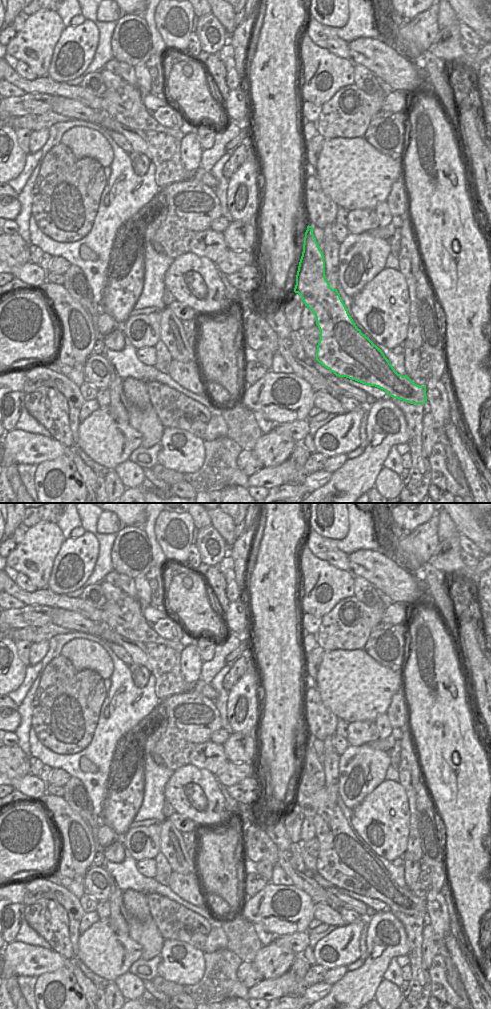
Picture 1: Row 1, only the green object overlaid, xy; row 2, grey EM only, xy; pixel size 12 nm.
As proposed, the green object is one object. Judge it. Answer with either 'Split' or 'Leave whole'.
Split

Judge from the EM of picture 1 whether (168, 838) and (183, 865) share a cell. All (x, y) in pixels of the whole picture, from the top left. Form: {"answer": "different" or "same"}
{"answer": "same"}

